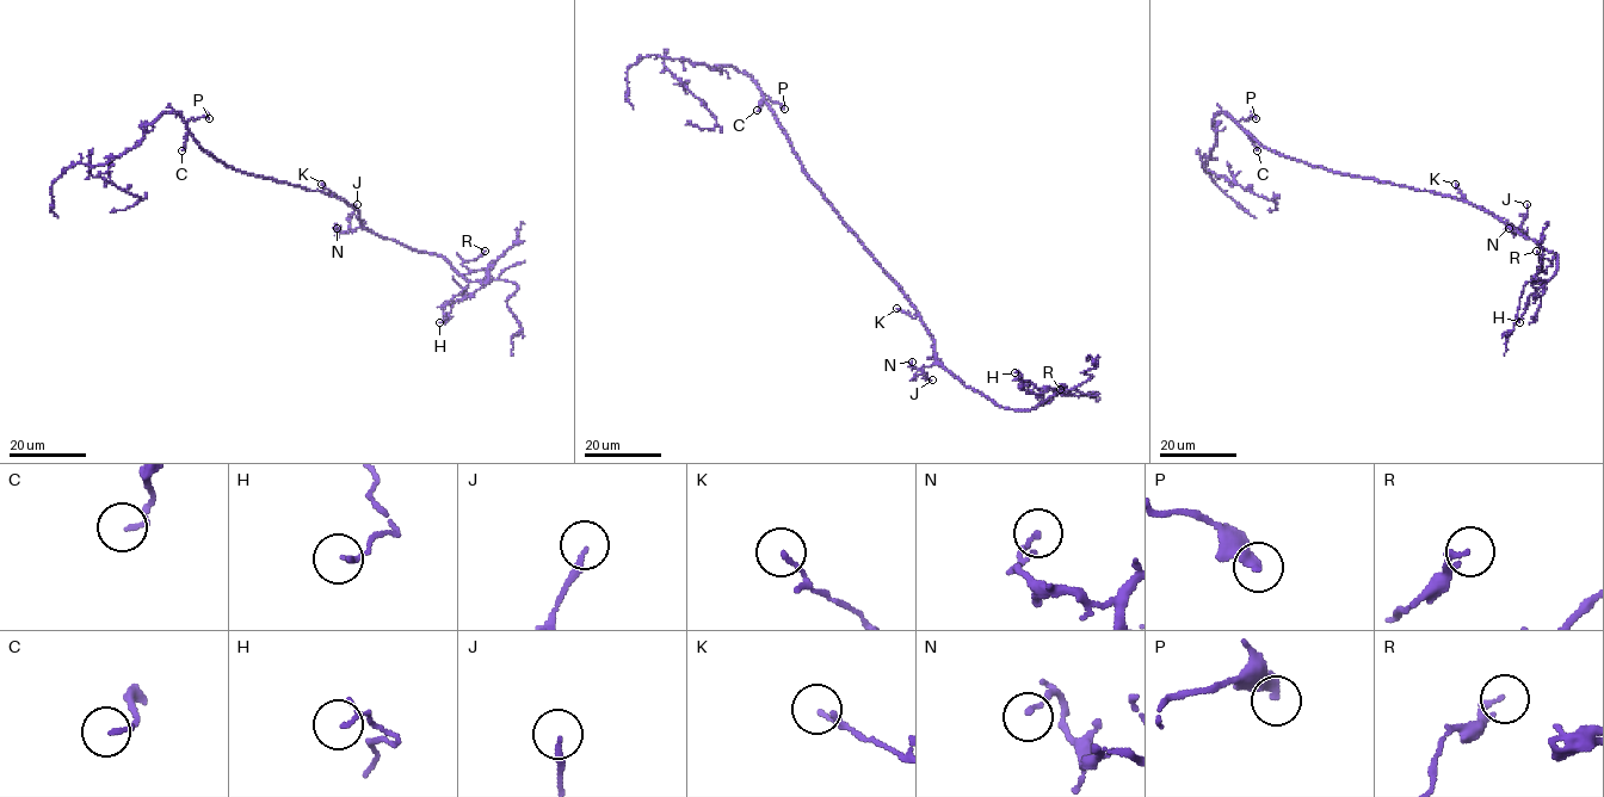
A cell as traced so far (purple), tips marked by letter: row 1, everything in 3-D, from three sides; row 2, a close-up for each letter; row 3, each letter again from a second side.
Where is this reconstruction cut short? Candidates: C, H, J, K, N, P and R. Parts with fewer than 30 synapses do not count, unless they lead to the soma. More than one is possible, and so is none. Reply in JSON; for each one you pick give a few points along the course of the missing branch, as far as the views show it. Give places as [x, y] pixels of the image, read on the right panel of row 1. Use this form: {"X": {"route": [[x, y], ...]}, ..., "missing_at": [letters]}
{"missing_at": []}

